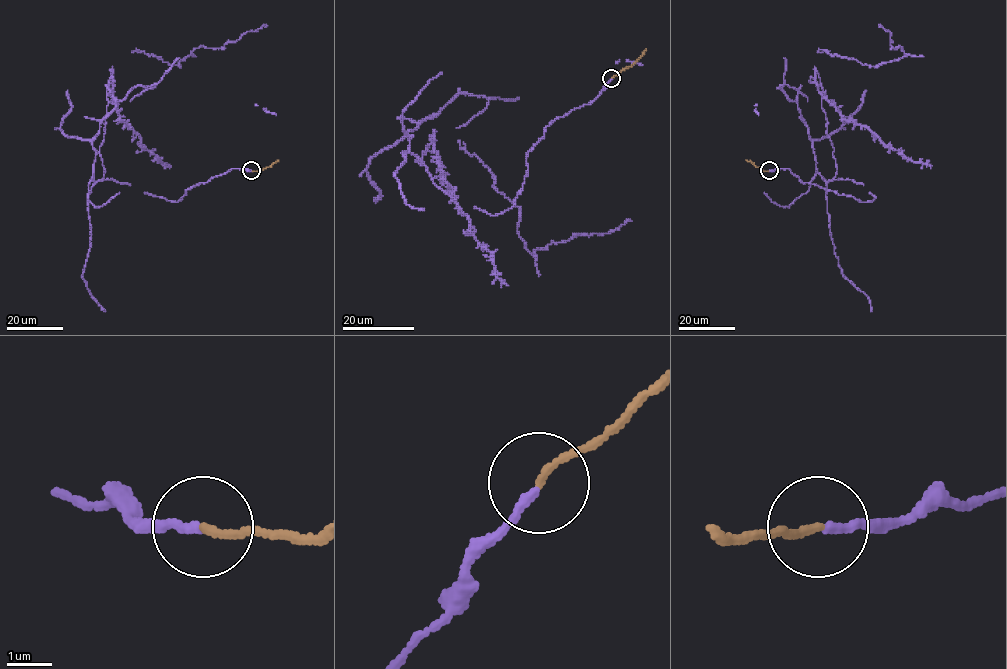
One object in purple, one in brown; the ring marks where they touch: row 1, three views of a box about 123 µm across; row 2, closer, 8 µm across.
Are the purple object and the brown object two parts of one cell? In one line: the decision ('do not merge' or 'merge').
merge

